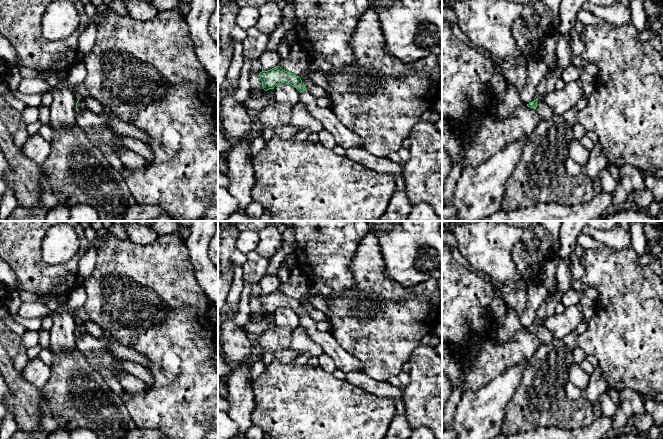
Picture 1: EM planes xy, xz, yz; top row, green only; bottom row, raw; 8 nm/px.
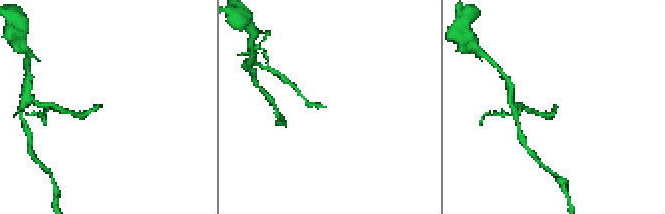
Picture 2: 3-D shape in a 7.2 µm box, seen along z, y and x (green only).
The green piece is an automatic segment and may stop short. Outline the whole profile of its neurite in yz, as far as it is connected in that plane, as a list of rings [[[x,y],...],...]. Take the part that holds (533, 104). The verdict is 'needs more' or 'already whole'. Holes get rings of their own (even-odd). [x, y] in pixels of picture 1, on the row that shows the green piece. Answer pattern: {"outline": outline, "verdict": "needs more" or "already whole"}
{"outline": [[[536,99],[527,104],[527,106],[535,109],[542,119],[550,118],[553,114],[555,114],[554,110],[550,108],[543,99]]], "verdict": "needs more"}

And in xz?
{"outline": [[[279,65],[259,73],[262,81],[262,87],[265,91],[274,89],[278,84],[291,84],[300,92],[300,102],[303,103],[309,113],[319,120],[323,129],[330,132],[337,145],[348,149],[351,147],[362,147],[362,139],[350,131],[341,122],[339,122],[330,108],[321,108],[316,103],[316,98],[305,88],[299,76],[283,70]]], "verdict": "needs more"}

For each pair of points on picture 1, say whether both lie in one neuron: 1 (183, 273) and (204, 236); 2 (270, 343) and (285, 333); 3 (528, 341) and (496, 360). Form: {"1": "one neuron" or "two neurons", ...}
{"1": "two neurons", "2": "one neuron", "3": "one neuron"}

